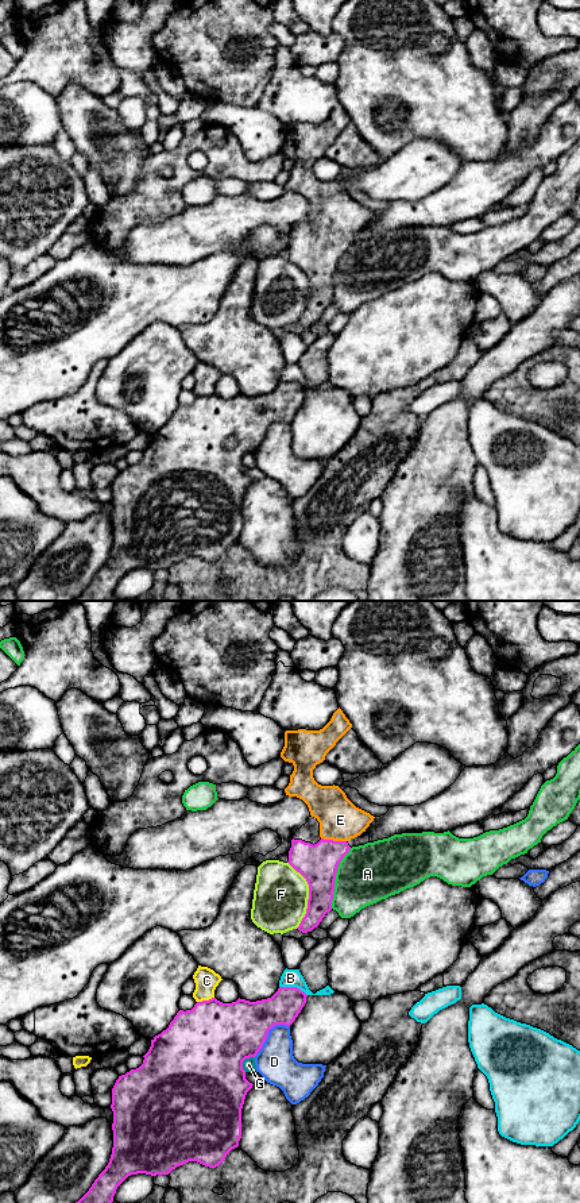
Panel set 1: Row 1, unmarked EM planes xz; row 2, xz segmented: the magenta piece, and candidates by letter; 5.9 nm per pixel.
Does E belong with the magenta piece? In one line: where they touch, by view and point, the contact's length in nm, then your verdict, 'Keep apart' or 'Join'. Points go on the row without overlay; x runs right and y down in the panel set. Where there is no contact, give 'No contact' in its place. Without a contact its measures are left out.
Touches magenta at xz (332, 235). Shared border 150 nm. Join

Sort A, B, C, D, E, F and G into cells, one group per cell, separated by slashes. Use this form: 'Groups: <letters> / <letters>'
Groups: A / B / C / D / E / F / G

